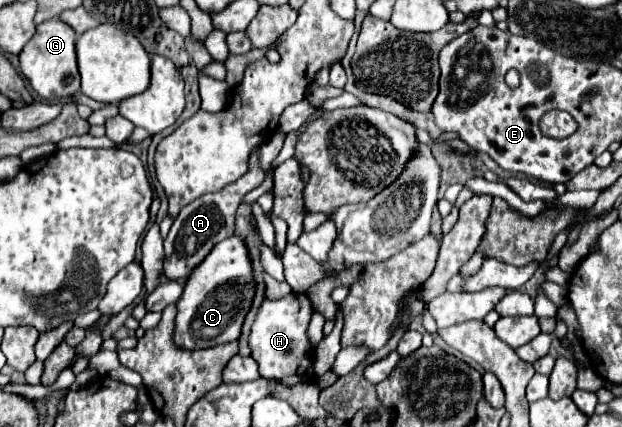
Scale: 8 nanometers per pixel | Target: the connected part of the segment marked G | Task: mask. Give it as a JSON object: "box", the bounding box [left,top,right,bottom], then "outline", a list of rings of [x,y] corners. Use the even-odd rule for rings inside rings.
{"box":[20,20,80,102],"outline":[[[48,20],[36,26],[34,38],[20,54],[20,70],[46,102],[62,102],[80,92],[80,74],[76,66],[76,32],[62,20]]]}

